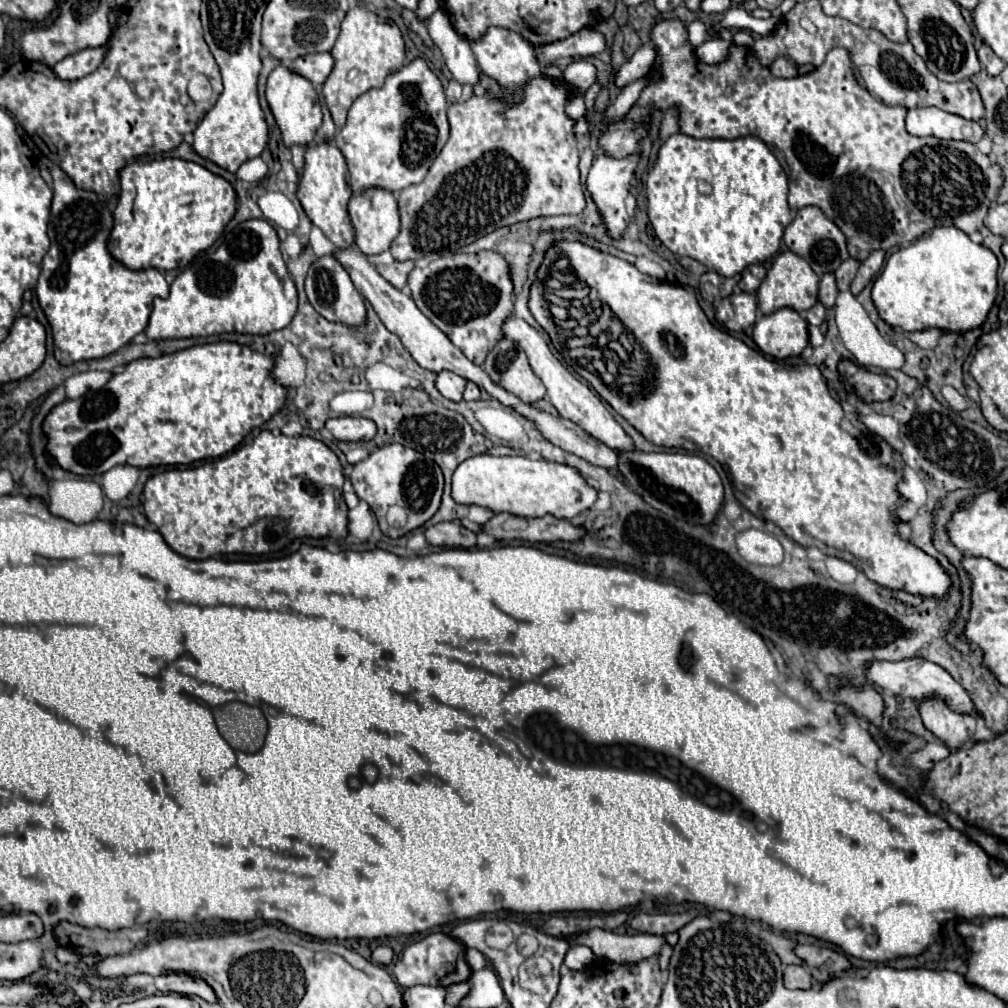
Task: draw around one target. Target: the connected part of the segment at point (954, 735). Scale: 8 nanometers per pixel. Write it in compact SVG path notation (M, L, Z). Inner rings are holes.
M924 698L918 704L924 726L934 732L940 740L948 744L950 750L956 750L974 740L976 716L966 712L956 712L946 704L944 698Z

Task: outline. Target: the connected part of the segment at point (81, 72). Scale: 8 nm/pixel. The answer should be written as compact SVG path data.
M86 48L76 56L66 56L52 70L60 80L80 80L100 66L100 60L104 58L104 50L106 48Z

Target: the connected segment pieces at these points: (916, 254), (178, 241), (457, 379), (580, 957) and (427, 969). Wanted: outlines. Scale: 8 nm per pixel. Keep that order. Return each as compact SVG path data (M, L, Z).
M936 228L928 236L922 236L910 246L894 252L886 260L880 276L874 280L872 286L872 300L878 308L880 318L894 328L902 328L904 332L938 328L942 332L962 334L968 330L976 330L986 322L996 296L998 296L998 258L990 248L972 242L958 228Z
M180 158L130 162L120 170L120 194L112 212L114 228L108 252L130 270L178 270L216 242L234 212L234 188L194 162Z
M440 372L436 378L436 388L444 398L452 402L462 402L466 380L462 376L456 376L454 372Z
M576 944L576 946L570 946L570 950L564 958L564 964L576 972L576 970L584 970L592 960L594 960L594 952L588 946Z
M430 934L424 940L410 944L402 952L402 960L396 960L394 966L392 966L392 974L396 976L396 980L402 988L412 988L412 986L418 986L418 984L450 986L450 984L468 980L472 970L468 968L466 950L460 942L456 942L454 938L450 938L446 934Z

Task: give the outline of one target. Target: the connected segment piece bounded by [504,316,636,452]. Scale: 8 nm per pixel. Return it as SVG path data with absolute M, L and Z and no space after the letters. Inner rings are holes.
M510 318L504 322L504 336L518 342L524 352L528 354L528 360L530 360L530 366L532 370L536 372L536 376L544 382L546 386L546 394L548 394L548 400L554 404L554 408L558 410L558 414L566 420L572 420L574 424L578 424L580 428L584 428L590 436L594 436L596 440L600 440L602 444L606 444L608 448L612 450L618 450L618 452L632 452L636 450L632 438L624 432L624 428L614 420L614 416L606 410L606 406L602 404L602 400L598 398L596 392L592 392L586 384L582 384L578 378L574 378L562 364L560 360L550 352L550 346L548 342L542 338L542 334L538 330L534 330L528 322L524 322L522 318Z

